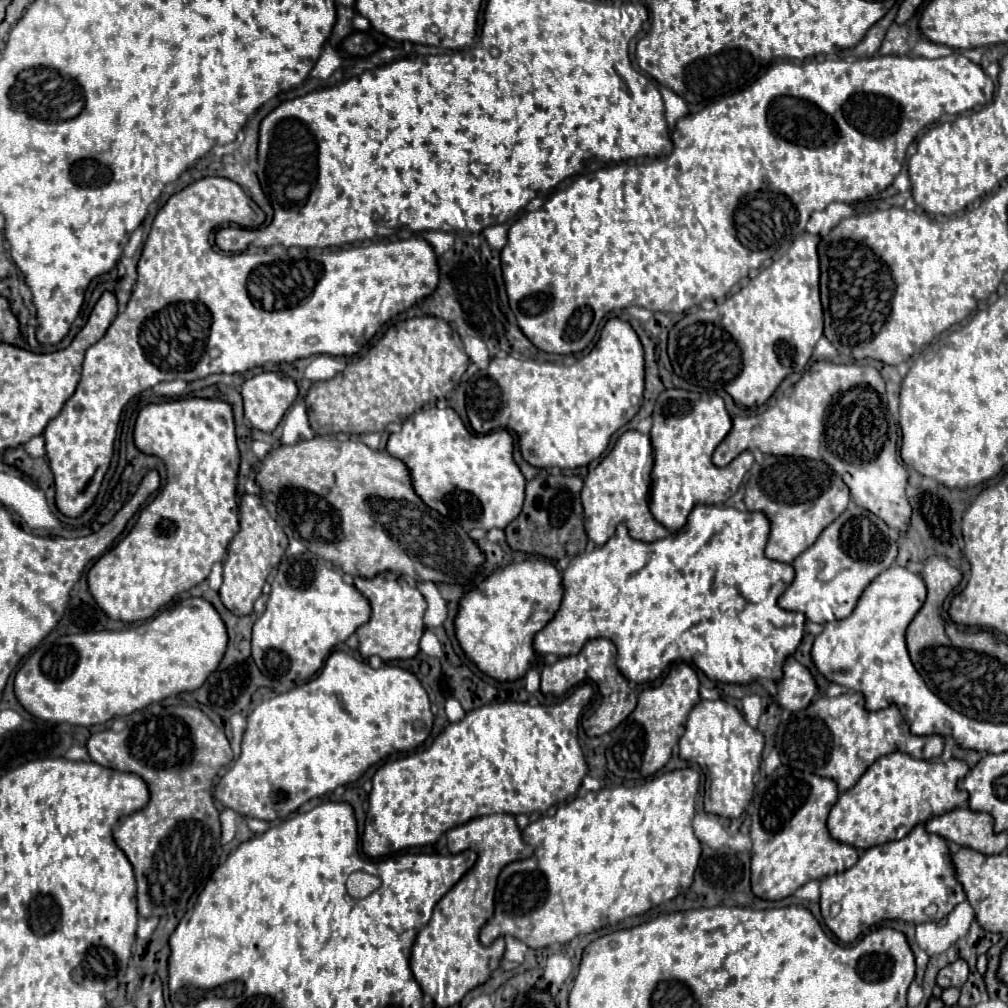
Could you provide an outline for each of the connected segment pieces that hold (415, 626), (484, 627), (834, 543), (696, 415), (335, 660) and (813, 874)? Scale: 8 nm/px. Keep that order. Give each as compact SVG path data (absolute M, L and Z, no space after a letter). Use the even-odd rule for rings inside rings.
M379 574L375 578L355 578L357 590L371 602L371 620L357 628L359 654L363 658L379 656L385 662L415 658L419 652L419 640L425 632L423 614L427 608L425 598L417 588L411 588L403 578L389 578L389 574Z
M523 560L493 572L493 584L463 594L455 618L459 646L477 668L497 680L517 680L535 662L533 636L555 616L563 598L561 574L545 560Z
M851 506L821 532L811 548L793 560L795 580L779 596L777 604L789 612L801 612L809 622L817 624L847 618L867 584L893 564L897 538L899 534L881 518Z
M665 390L657 398L655 412L653 412L653 428L651 428L651 444L653 444L653 470L651 470L651 500L649 510L655 516L659 524L663 524L667 530L679 530L687 522L687 516L693 508L693 504L718 505L729 500L744 480L745 474L753 464L751 452L741 452L729 466L717 468L711 462L711 454L717 448L717 444L727 436L732 428L732 419L725 408L723 398L719 396L701 396L697 392L687 390Z
M333 652L327 658L325 668L313 680L263 700L251 712L243 734L241 756L219 780L213 796L225 808L233 808L241 816L267 822L273 822L275 818L287 818L311 798L323 796L325 792L333 792L337 786L359 780L371 764L383 760L385 756L393 752L415 750L427 740L431 726L433 712L429 696L415 674L387 664L381 668L371 668L367 662L357 662L347 652Z
M779 766L771 776L765 776L757 784L755 796L747 808L751 816L751 840L753 840L751 890L757 898L763 898L763 900L787 898L795 894L795 890L807 884L809 880L821 880L825 876L845 872L857 862L859 858L857 848L833 840L827 832L827 816L829 816L831 806L837 802L837 796L839 796L839 790L833 780L799 772L799 770L791 770L787 766Z

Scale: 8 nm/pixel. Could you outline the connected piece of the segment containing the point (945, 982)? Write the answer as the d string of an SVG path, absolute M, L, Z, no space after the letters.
M955 960L953 964L947 964L939 974L937 974L937 984L941 988L961 988L965 982L967 982L967 976L969 976L969 968L967 968L967 962L965 960Z

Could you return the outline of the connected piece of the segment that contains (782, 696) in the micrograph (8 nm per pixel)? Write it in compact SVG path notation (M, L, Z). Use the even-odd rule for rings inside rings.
M787 656L783 664L783 676L781 680L777 680L775 702L781 708L797 712L807 708L807 704L811 704L815 694L817 694L817 684L811 672L803 664L799 664L793 656Z

